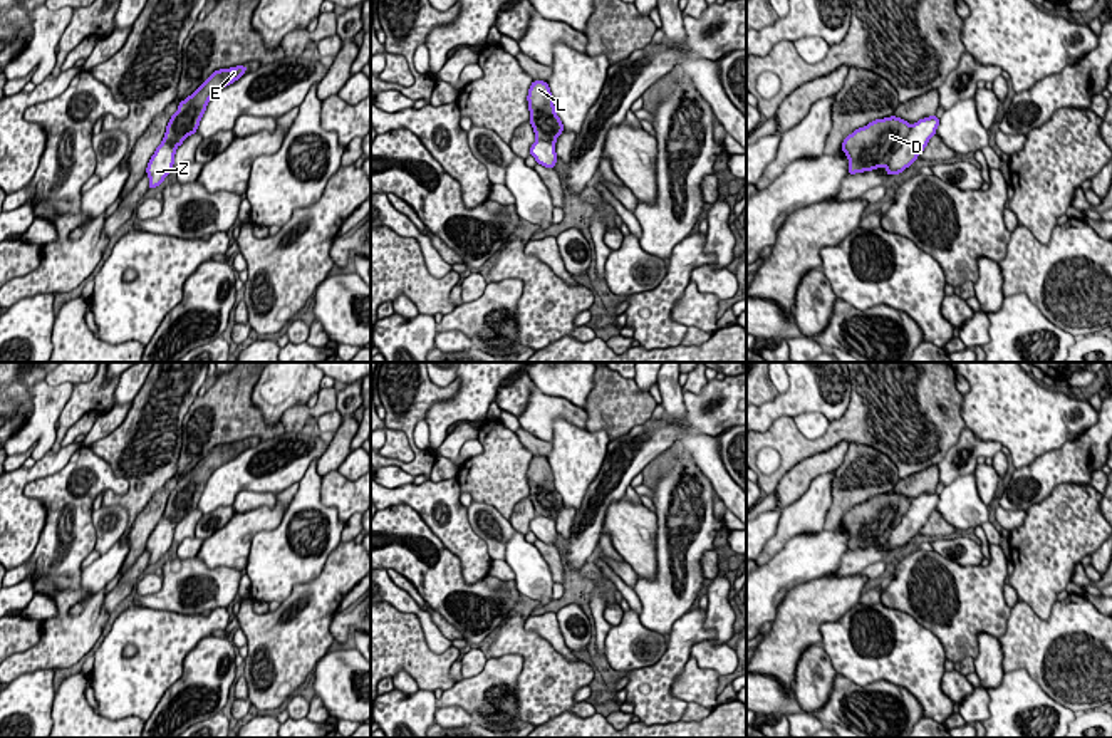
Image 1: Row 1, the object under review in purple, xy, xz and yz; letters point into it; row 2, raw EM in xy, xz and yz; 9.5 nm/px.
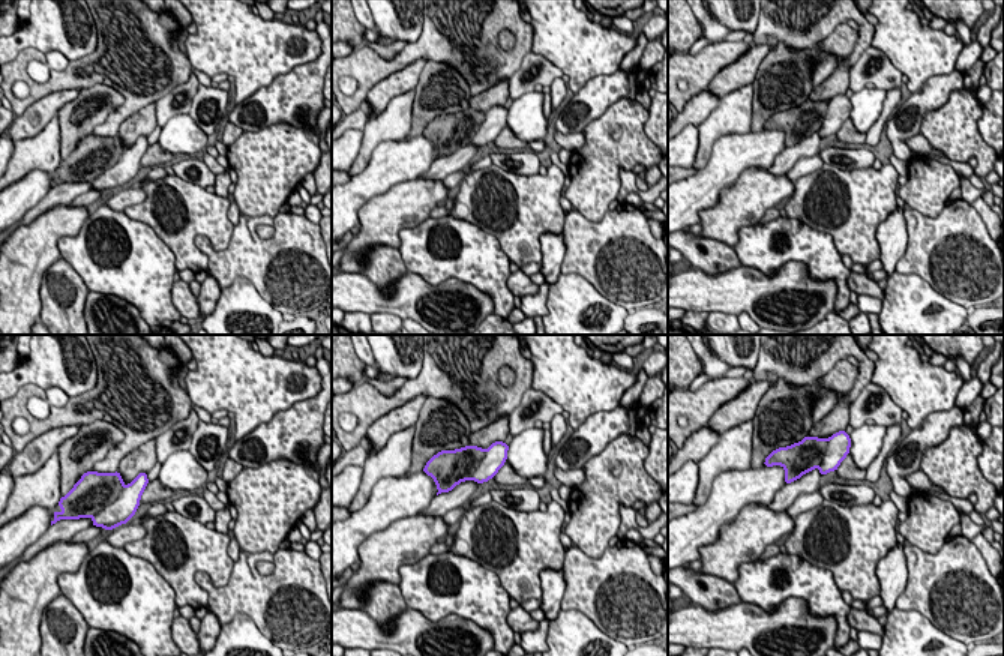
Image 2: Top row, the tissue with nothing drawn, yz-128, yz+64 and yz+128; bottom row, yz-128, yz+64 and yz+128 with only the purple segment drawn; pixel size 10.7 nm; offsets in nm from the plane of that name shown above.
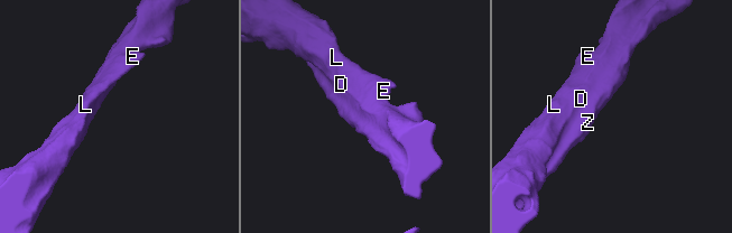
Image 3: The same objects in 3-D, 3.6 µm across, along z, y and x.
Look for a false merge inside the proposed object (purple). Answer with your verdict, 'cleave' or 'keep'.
cleave

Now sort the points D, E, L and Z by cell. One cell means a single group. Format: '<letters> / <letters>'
D E L / Z

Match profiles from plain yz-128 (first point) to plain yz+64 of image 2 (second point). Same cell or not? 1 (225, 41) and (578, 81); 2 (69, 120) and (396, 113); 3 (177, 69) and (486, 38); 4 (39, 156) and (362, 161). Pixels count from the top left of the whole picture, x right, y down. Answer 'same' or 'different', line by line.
1: same
2: different
3: same
4: same

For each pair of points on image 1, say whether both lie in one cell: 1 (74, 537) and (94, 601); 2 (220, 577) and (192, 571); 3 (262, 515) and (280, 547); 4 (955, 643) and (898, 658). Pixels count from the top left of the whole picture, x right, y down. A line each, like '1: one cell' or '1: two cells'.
1: one cell
2: one cell
3: two cells
4: two cells

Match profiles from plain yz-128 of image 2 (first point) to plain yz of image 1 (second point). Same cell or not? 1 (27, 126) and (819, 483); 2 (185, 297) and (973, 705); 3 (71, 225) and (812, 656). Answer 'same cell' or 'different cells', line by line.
1: different cells
2: different cells
3: different cells

